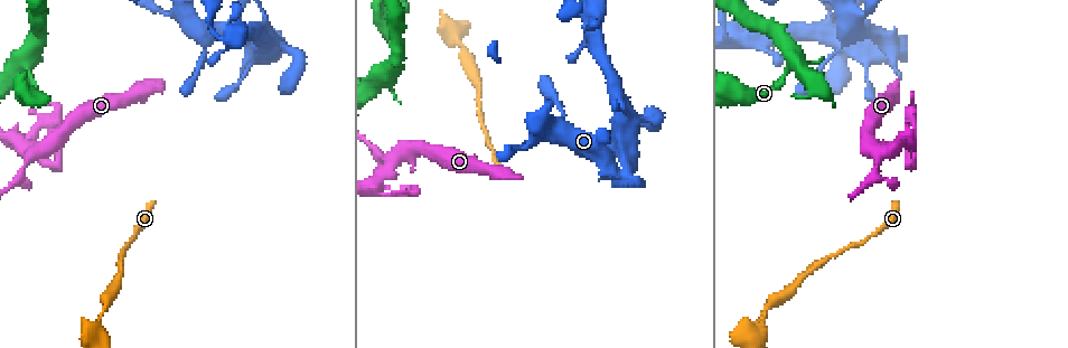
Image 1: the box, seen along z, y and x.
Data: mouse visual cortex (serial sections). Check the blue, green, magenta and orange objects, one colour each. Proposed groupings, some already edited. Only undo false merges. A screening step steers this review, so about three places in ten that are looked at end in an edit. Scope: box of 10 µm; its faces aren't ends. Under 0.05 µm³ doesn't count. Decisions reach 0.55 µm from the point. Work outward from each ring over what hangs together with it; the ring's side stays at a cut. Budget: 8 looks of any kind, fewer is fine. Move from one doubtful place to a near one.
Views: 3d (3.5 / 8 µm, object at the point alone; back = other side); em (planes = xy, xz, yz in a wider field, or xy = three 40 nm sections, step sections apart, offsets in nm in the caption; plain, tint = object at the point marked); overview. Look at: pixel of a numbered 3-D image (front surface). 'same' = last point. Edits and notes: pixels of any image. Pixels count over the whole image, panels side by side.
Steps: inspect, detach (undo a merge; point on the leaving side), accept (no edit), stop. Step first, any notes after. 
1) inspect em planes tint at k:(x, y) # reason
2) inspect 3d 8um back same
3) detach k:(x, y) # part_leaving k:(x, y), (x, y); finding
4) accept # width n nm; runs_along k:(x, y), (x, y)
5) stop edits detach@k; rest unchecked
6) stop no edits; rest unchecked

inspect 3d 3.5um at 1:(629, 170) # sharp bend

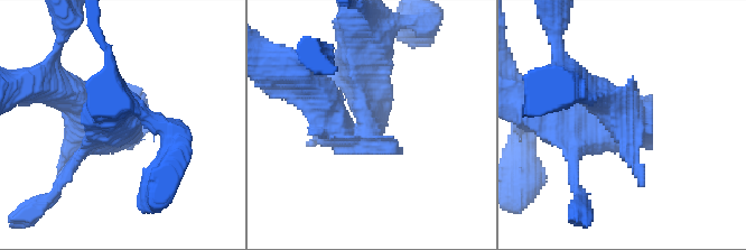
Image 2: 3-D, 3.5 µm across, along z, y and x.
inspect em xy step 5 tint at 2:(367, 129) # now the EM

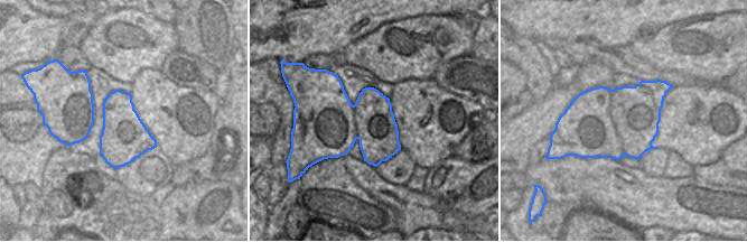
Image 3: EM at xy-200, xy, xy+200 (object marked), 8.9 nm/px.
detach 2:(351, 72) # width 440 nm; part_leaving 2:(369, 128), (358, 28); two cells meet here

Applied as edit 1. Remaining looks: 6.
inspect 3d 3.5um at 1:(26, 61) # side arm on a straight run

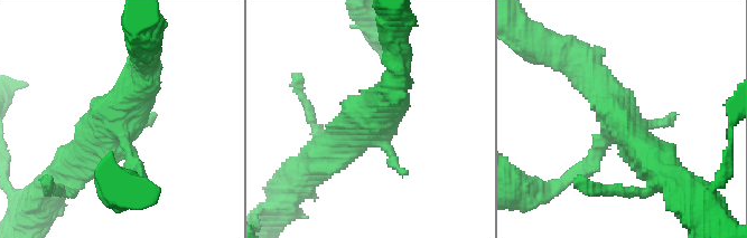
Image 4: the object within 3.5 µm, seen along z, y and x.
inspect em xy step 1 tint at 4:(372, 119) # now the EM

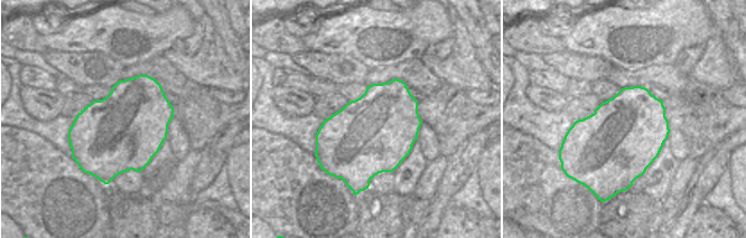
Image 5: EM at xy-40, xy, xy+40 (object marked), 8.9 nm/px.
accept # runs_along 4:(140, 174), (122, 110), (147, 65); one cell here

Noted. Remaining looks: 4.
inspect 3d 8um at 1:(201, 64) # narrows sharply

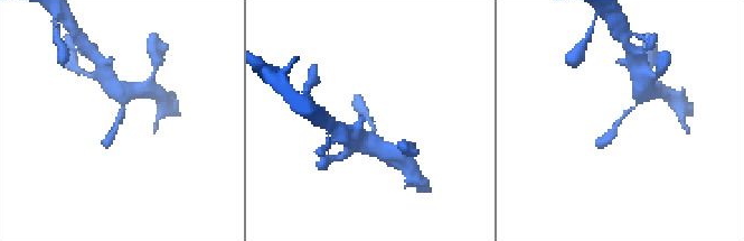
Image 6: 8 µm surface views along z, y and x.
inspect 3d 3.5um same # zoom in

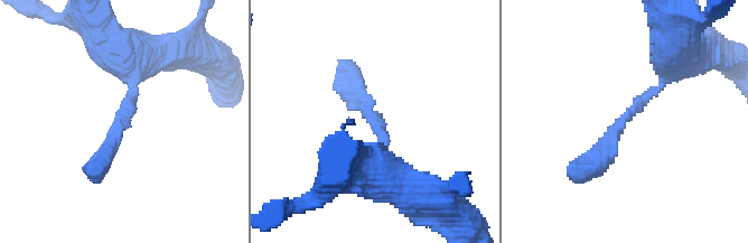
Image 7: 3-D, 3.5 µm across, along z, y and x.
inspect em xy step 2 tint at 7:(124, 113) # arm_widths 250, 250 nm; need the tissue

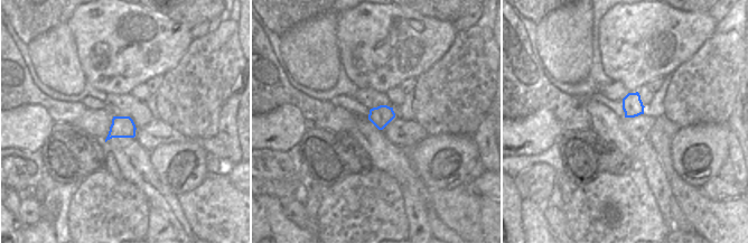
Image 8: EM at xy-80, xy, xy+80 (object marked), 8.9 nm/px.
accept # width 180 nm; runs_along 7:(676, 53), (669, 76), (588, 169); all the same cell

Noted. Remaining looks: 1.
stop edits detach@2; rest unchecked

